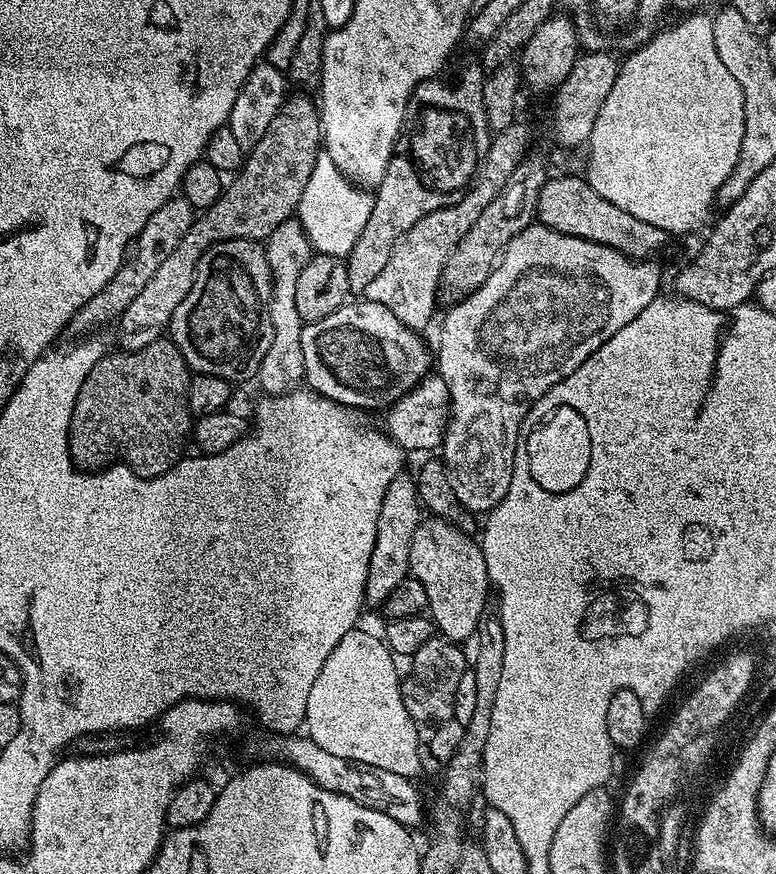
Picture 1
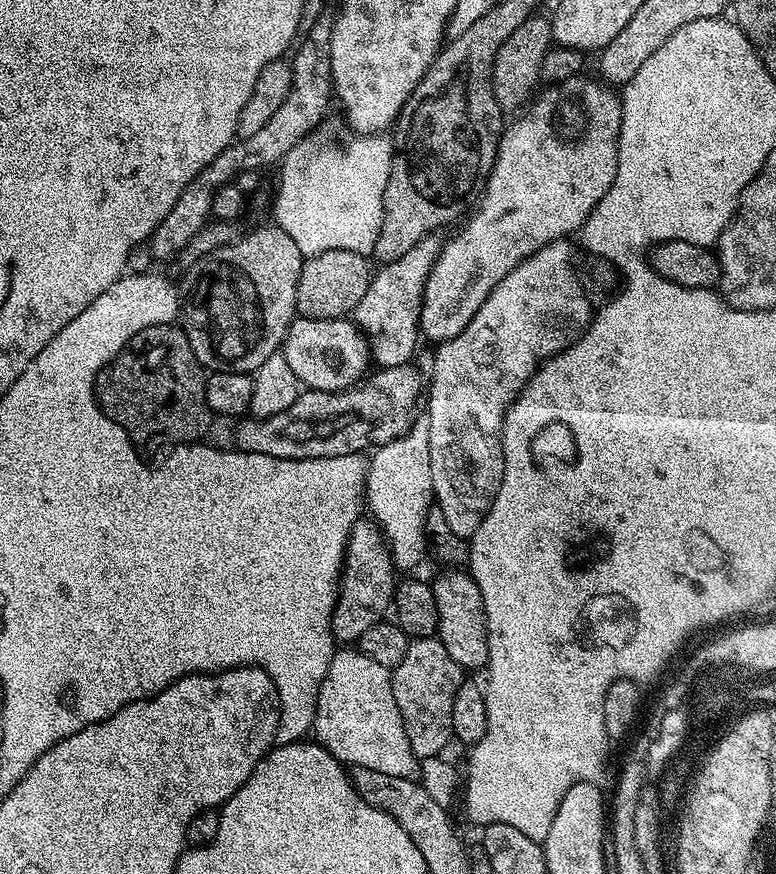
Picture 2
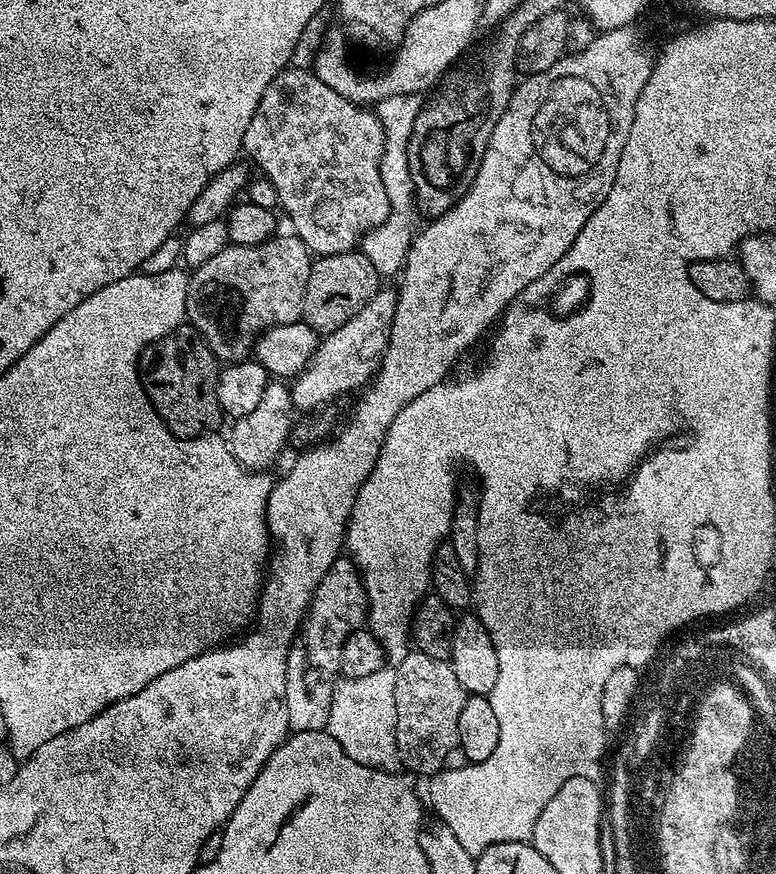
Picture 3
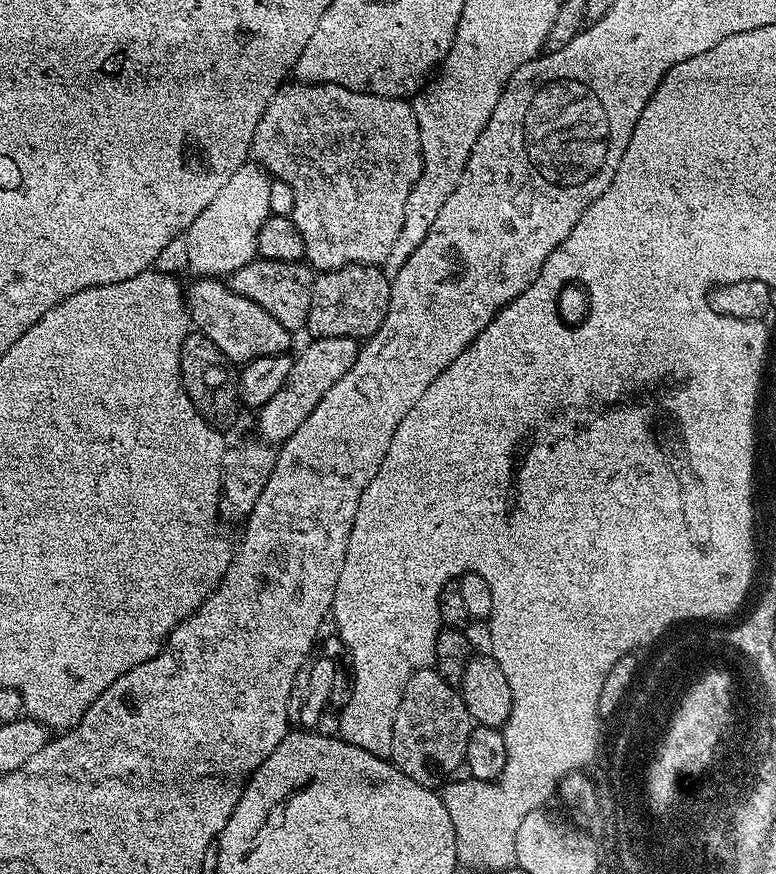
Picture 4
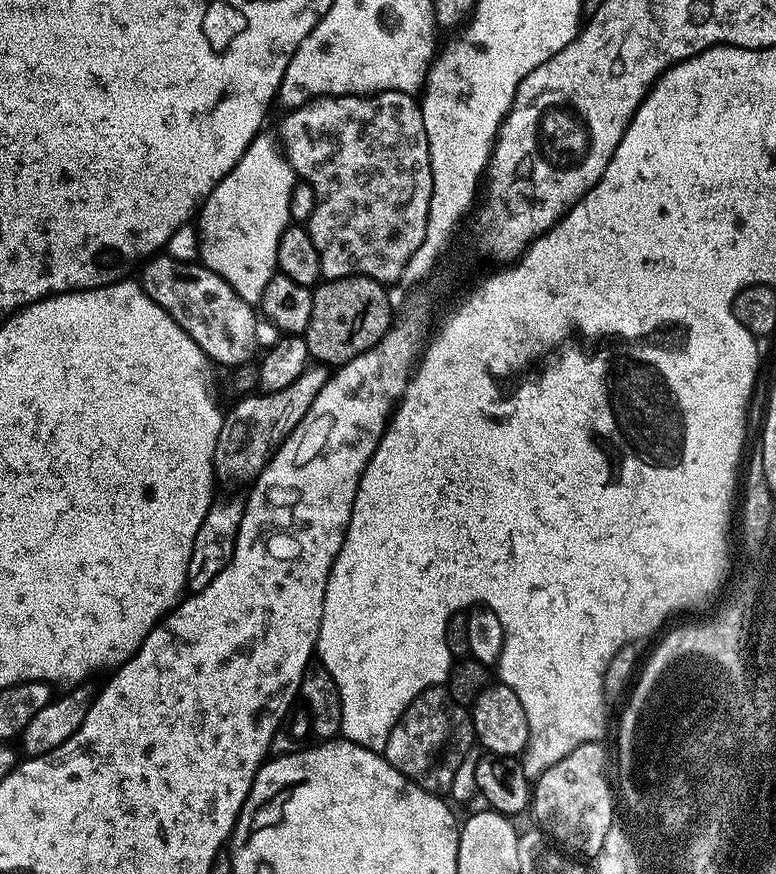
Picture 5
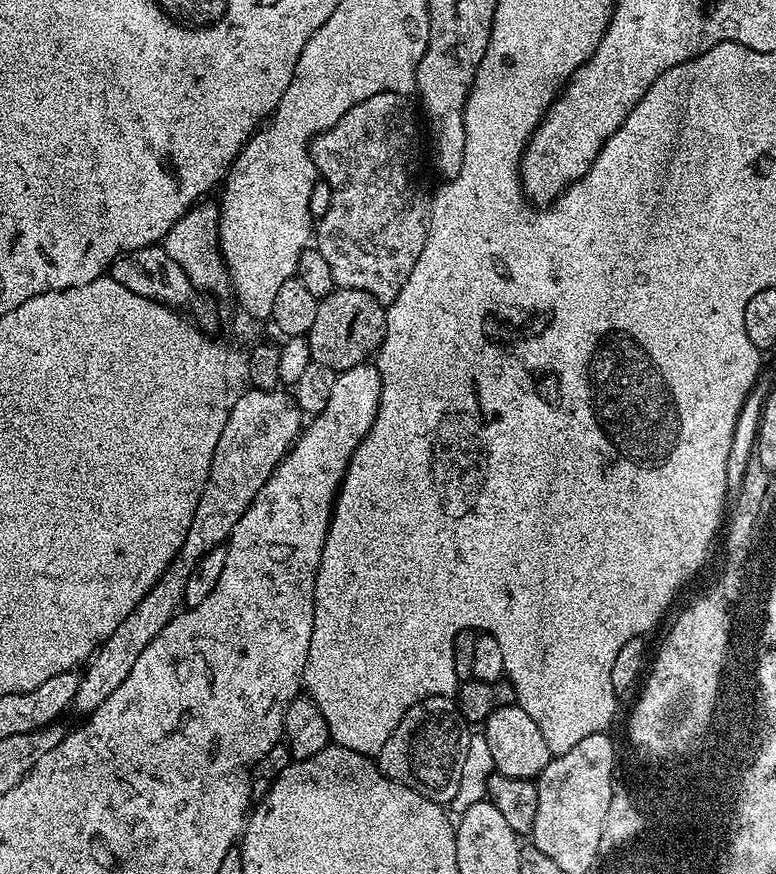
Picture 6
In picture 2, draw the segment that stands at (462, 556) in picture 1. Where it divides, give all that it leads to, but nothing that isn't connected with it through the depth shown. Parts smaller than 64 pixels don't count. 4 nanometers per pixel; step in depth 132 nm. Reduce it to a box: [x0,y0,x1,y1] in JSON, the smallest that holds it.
[431,570,488,670]

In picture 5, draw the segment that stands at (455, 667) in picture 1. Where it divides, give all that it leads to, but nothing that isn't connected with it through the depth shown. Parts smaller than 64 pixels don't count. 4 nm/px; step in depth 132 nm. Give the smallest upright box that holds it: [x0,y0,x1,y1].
[382,686,474,794]

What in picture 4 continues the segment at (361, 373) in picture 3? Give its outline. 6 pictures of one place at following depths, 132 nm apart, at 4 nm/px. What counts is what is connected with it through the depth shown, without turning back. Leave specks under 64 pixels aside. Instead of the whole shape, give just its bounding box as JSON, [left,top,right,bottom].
[256,337,358,446]

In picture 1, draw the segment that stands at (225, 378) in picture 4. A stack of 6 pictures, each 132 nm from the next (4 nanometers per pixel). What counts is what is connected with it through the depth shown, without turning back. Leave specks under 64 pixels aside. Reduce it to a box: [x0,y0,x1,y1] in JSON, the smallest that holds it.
[68,338,194,476]

